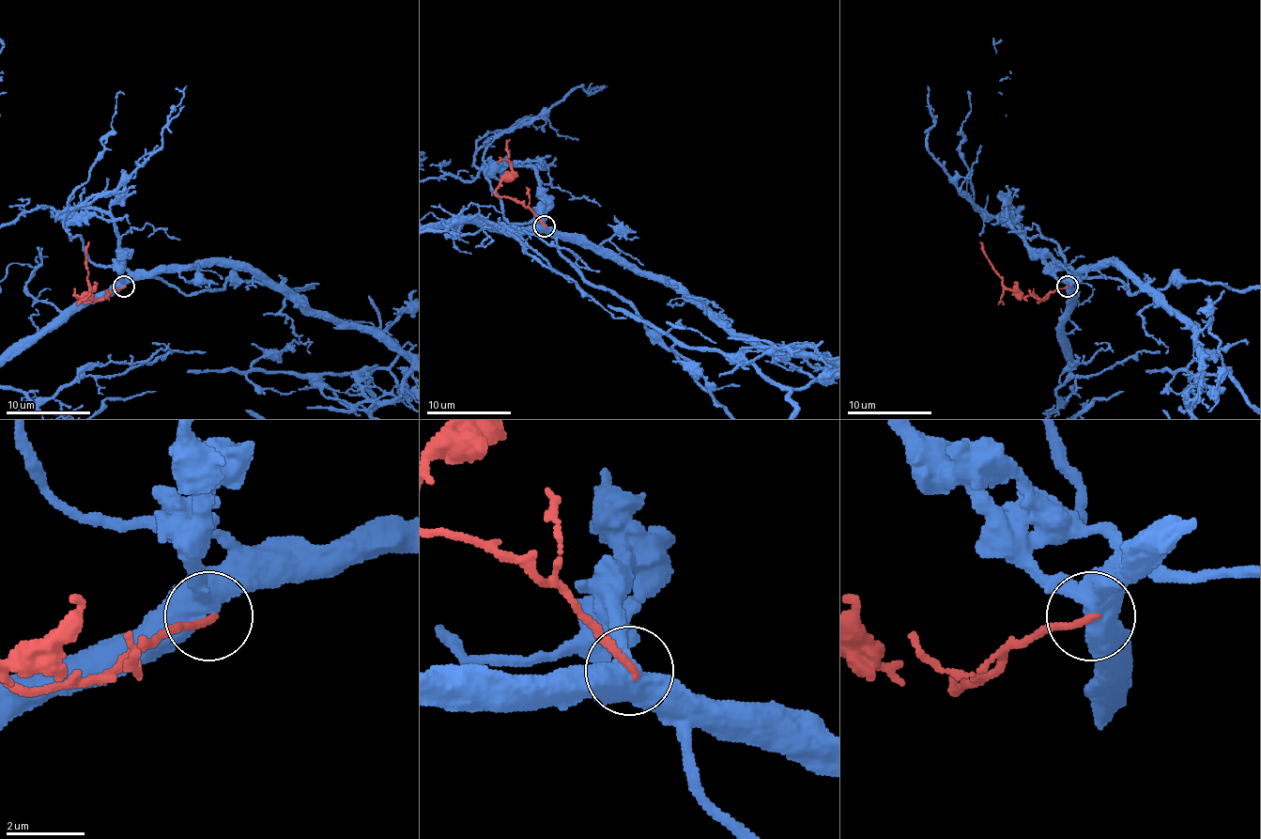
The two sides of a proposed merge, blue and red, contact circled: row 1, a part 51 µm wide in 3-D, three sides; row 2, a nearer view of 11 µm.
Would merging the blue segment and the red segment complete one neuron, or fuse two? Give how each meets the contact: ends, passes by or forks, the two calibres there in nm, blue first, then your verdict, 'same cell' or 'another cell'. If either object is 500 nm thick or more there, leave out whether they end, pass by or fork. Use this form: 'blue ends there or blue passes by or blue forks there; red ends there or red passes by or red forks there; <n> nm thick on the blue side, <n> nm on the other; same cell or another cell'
550 nm thick on the blue side, 170 nm on the other; another cell

